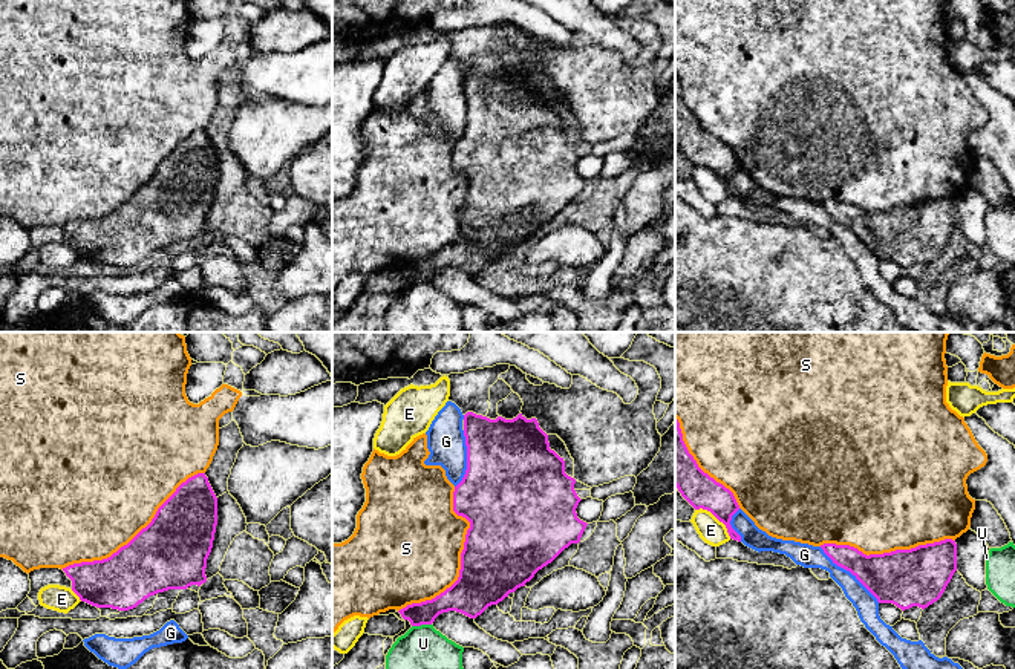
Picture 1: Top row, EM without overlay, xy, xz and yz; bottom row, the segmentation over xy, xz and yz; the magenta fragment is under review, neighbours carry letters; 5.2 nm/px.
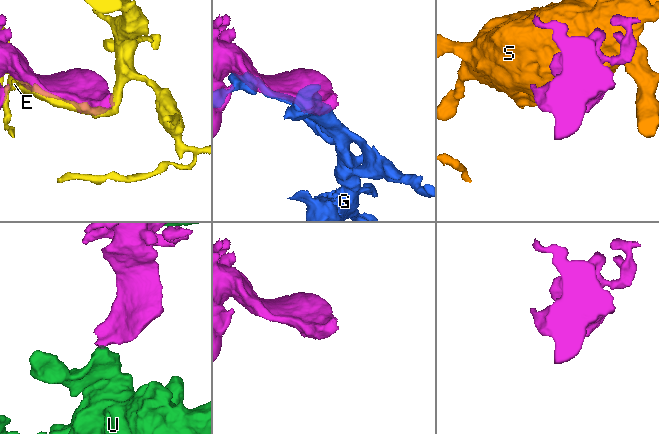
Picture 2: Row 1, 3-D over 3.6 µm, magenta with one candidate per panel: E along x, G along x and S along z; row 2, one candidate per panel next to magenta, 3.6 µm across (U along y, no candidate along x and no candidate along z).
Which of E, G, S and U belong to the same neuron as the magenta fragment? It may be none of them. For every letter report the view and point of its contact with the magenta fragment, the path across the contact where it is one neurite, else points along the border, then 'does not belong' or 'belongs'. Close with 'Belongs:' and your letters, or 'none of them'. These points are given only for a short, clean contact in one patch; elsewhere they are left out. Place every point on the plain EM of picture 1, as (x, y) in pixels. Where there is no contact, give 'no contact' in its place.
E: contact yz (717, 175); does not belong
G: contact yz (850, 228); does not belong
S: contact xz (461, 218); does not belong
U: contact xz (421, 280); border xz (430, 280), (412, 283); does not belong
Belongs: none of them

